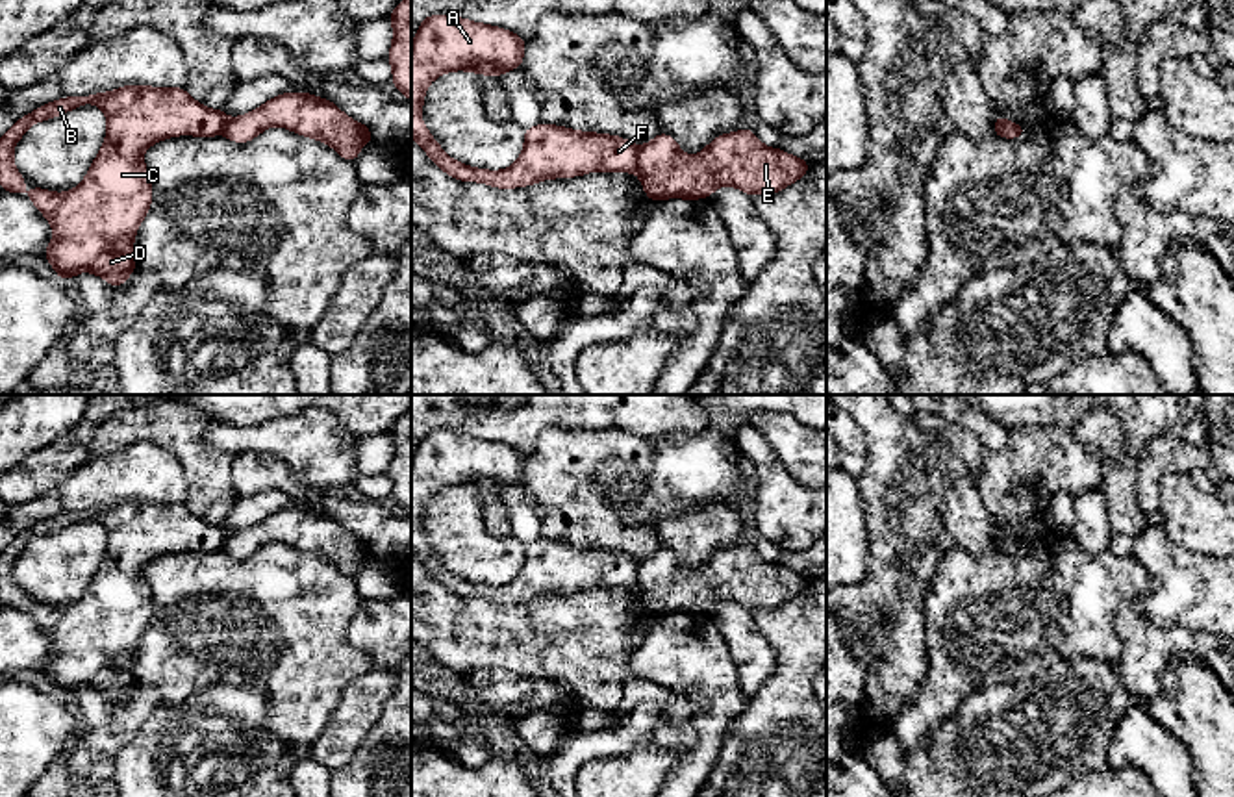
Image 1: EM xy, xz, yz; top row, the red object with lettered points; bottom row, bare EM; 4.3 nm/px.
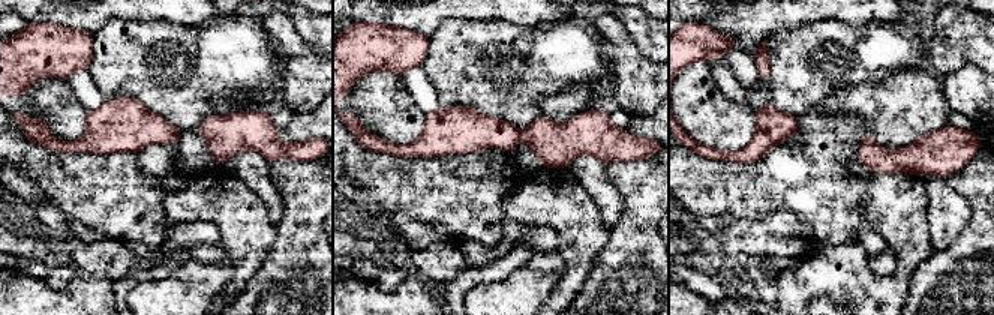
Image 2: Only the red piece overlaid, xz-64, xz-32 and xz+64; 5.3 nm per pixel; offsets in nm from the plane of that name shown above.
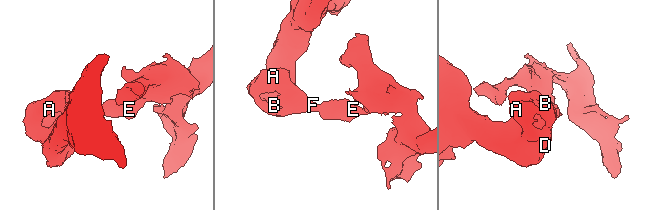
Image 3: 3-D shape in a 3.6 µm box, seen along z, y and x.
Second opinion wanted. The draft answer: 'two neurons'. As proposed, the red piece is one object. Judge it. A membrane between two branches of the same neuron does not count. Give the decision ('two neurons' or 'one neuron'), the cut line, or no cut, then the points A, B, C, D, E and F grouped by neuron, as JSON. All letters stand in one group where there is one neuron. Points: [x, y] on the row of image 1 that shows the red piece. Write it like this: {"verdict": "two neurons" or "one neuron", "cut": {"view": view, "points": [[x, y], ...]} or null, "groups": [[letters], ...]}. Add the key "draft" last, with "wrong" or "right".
{"verdict": "two neurons", "cut": {"view": "xz", "points": [[640, 147], [636, 171]]}, "groups": [["A", "B", "C", "D", "F"], ["E"]], "draft": "right"}

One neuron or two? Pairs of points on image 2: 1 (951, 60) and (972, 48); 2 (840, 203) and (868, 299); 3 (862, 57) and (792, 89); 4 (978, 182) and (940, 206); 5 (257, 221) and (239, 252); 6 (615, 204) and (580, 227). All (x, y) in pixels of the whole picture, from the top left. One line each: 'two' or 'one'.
1: one
2: two
3: one
4: two
5: one
6: two

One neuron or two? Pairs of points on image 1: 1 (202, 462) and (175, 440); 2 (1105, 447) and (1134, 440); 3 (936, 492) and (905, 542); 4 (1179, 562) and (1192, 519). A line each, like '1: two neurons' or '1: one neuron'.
1: one neuron
2: two neurons
3: one neuron
4: two neurons

